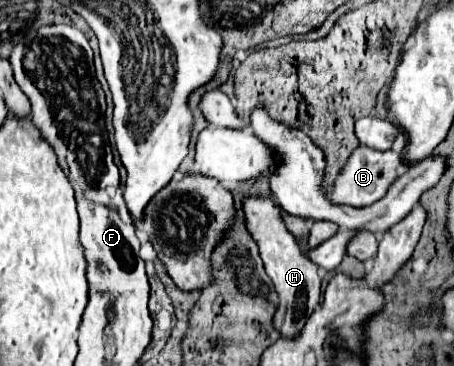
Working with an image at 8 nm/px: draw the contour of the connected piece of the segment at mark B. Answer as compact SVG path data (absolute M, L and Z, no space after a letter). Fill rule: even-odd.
M356 147L348 161L344 163L334 189L330 193L330 201L334 205L350 205L350 207L366 207L372 205L374 201L382 199L388 191L388 187L394 183L398 177L398 165L400 165L400 155L394 151L376 151L370 147Z

